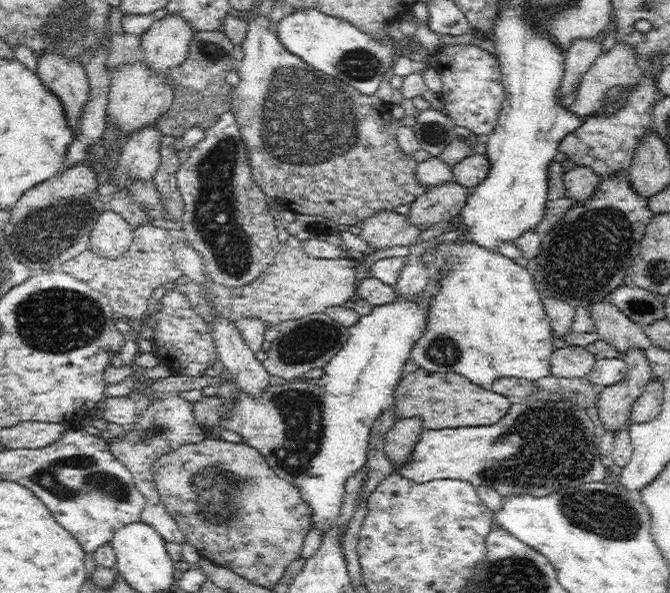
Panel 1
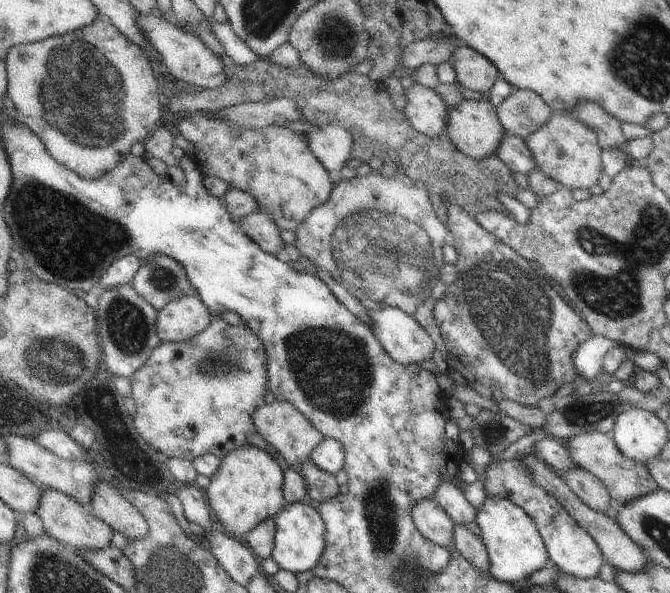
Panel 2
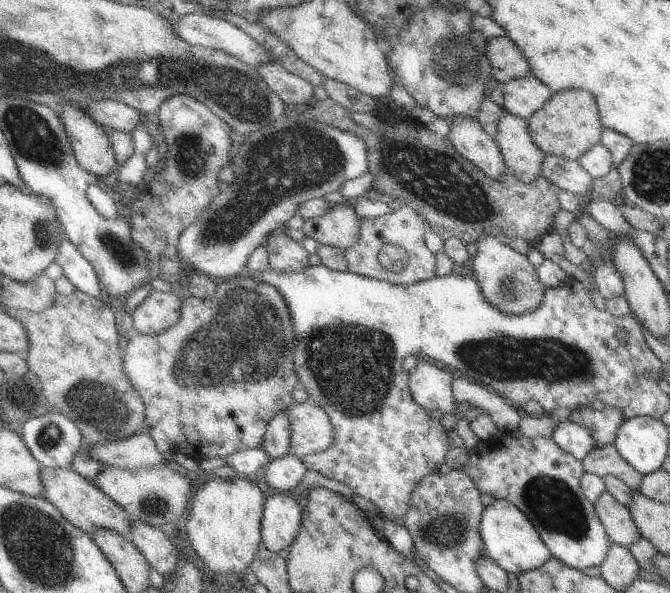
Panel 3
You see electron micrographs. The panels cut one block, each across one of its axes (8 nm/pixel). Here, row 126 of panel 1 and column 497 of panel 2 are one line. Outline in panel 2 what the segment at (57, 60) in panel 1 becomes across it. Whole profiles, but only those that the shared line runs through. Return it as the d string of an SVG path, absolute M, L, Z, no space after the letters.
M456 47L451 52L448 63L455 72L458 86L465 86L484 95L500 76L498 69L472 47Z

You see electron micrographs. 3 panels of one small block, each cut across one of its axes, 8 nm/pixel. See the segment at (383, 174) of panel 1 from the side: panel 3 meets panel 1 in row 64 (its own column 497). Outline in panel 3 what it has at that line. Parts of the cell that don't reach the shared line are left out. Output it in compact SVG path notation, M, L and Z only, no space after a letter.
M494 235L477 237L478 251L473 258L474 278L479 282L485 301L505 315L523 315L536 310L543 301L545 286L528 257L502 243Z

